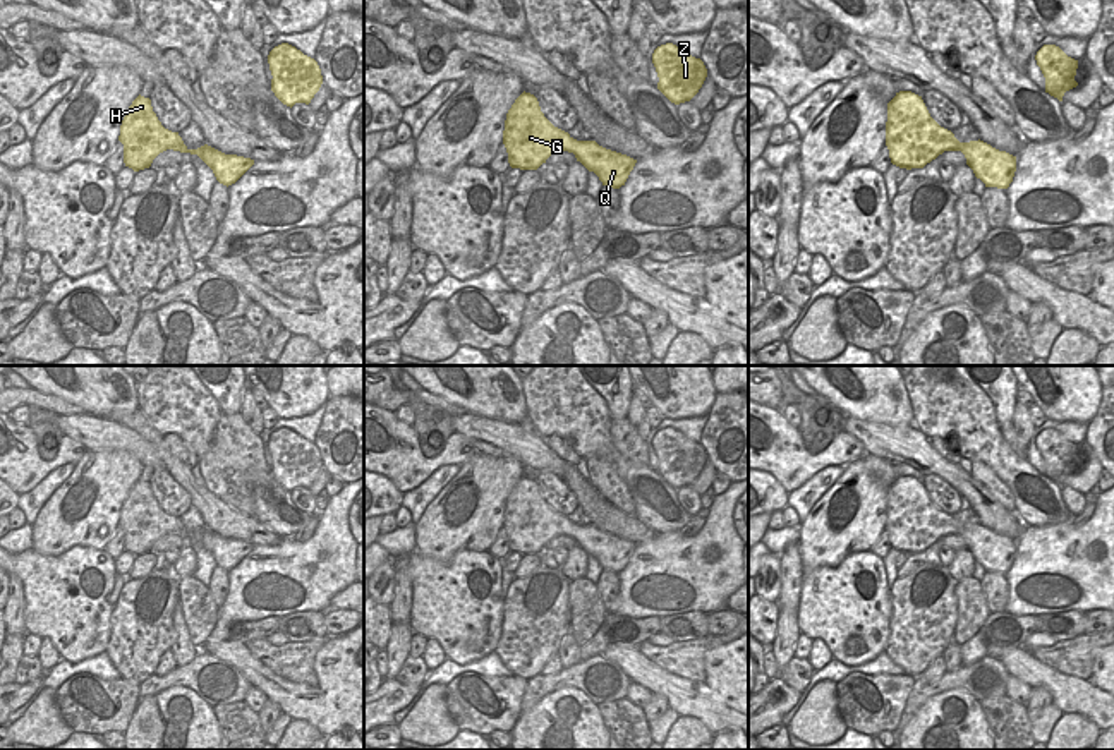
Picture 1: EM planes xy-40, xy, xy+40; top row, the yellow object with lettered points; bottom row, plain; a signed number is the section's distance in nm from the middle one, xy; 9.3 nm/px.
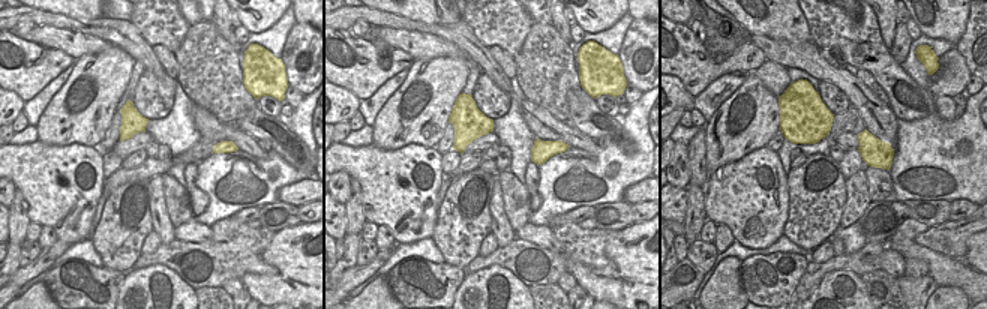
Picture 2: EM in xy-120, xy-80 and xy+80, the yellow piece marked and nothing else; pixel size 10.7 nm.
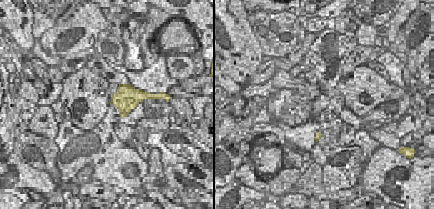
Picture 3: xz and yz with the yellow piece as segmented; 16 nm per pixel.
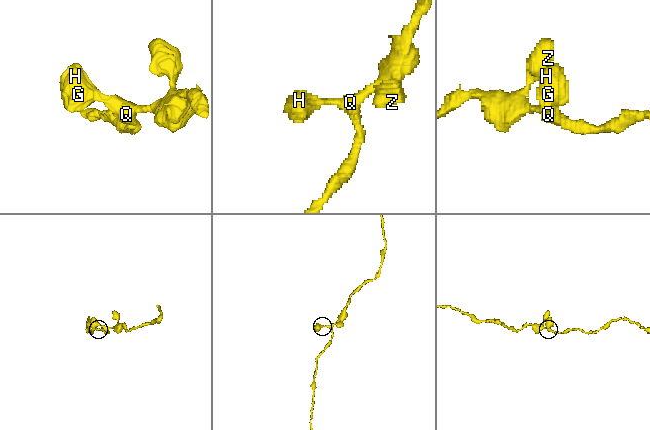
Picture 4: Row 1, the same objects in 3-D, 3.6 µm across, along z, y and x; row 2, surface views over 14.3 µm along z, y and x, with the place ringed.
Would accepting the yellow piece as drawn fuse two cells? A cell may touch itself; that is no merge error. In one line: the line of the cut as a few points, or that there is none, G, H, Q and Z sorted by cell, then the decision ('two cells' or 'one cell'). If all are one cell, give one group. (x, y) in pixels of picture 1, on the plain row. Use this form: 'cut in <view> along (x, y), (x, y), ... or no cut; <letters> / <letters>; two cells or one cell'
no cut; G H Q Z; one cell

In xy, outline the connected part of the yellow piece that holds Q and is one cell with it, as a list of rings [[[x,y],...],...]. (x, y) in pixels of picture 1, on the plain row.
[[[522,477],[506,498],[503,529],[512,553],[537,554],[558,535],[573,537],[602,570],[620,573],[625,570],[637,544],[606,534],[596,525],[577,525],[568,517],[554,511],[541,496],[539,486],[530,477]]]

